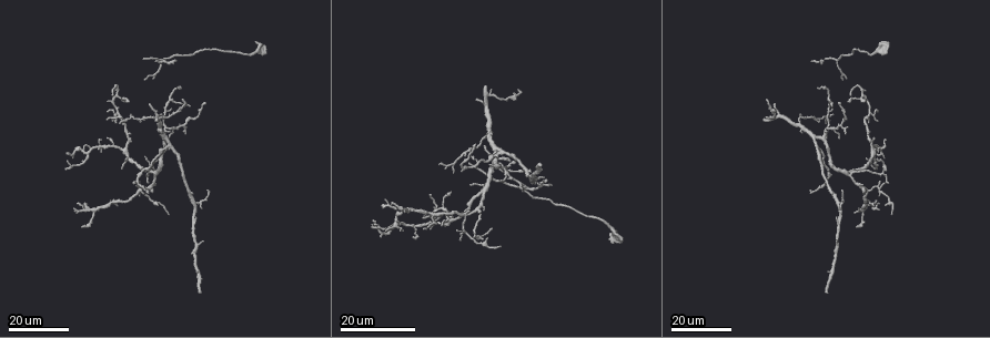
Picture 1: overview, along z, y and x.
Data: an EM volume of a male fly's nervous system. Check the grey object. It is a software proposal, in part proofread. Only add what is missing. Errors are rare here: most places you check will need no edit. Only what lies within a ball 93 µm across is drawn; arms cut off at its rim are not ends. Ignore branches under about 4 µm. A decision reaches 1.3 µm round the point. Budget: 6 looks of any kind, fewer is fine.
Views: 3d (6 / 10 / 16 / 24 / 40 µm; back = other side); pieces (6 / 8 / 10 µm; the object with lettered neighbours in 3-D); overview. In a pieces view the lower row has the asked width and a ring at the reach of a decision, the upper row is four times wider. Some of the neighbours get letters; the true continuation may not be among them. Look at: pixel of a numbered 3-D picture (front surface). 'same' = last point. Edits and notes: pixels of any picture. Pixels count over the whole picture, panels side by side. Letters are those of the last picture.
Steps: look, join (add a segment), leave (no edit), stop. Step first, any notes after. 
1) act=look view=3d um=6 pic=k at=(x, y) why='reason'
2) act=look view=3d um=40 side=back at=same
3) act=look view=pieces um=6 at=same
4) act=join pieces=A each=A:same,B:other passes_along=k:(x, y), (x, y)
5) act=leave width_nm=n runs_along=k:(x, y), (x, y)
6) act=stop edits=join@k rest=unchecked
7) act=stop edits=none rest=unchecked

act=look view=3d um=24 pic=1 at=(501, 245) why='tapers out'

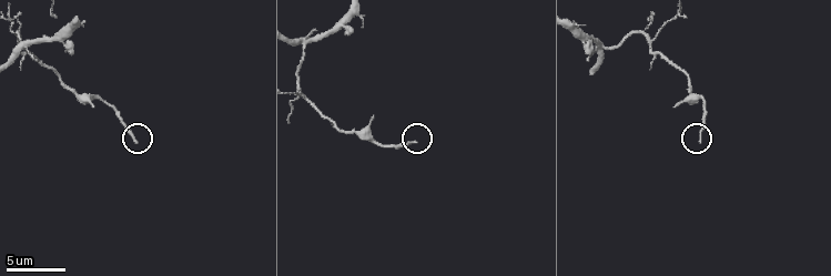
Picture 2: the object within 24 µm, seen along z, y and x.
act=look view=pieces um=8 pic=2 at=(415, 142)

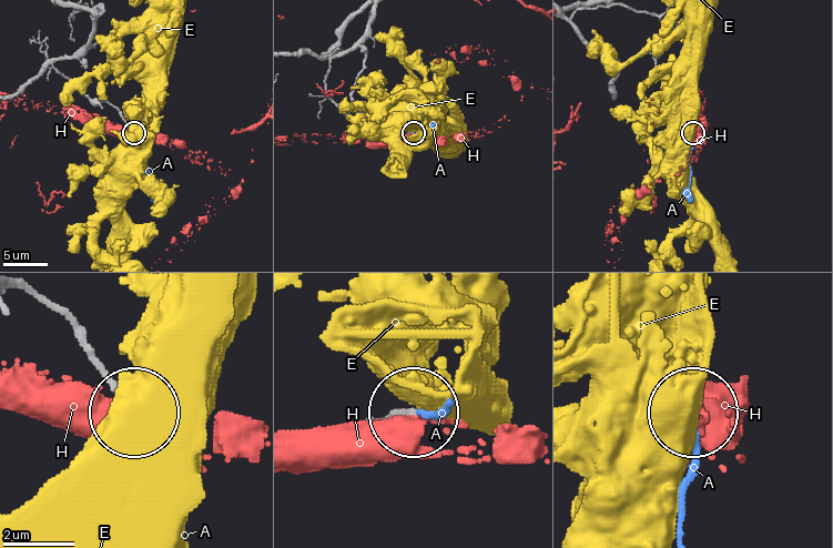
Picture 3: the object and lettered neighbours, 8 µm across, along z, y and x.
act=join pieces=A each=A:same,E:other,H:other found='the neuron continues'

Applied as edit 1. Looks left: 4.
act=look view=3d um=16 pic=1 at=(184, 132) why='an open end'

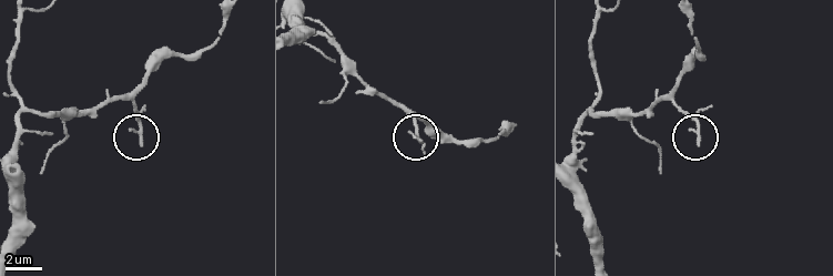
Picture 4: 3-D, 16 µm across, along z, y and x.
act=look view=pieces um=6 pic=4 at=(700, 143)

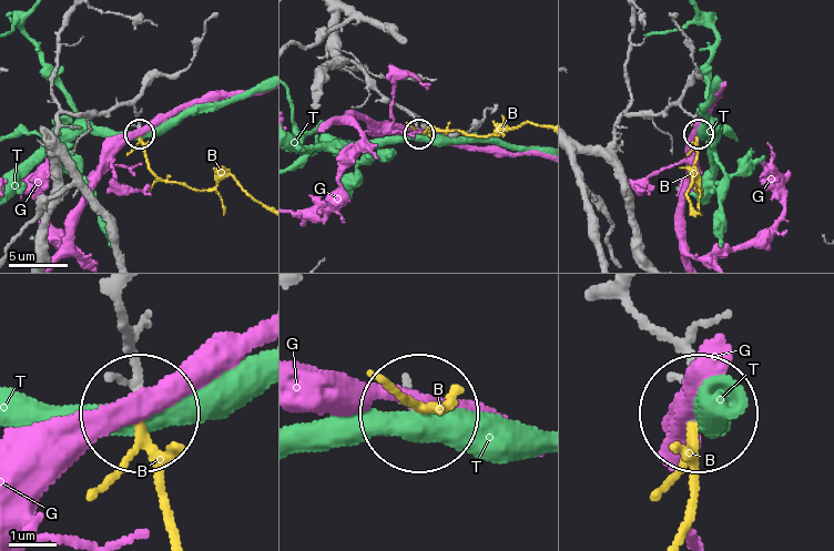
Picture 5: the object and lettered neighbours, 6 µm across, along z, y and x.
act=join pieces=B each=B:same,G:other,T:other passes_along=5:(131, 105), (158, 175), (202, 191), (229, 175), (258, 201) found='the neuron continues'

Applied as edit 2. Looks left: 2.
act=stop edits=join@3,join@5 rest=unchecked

